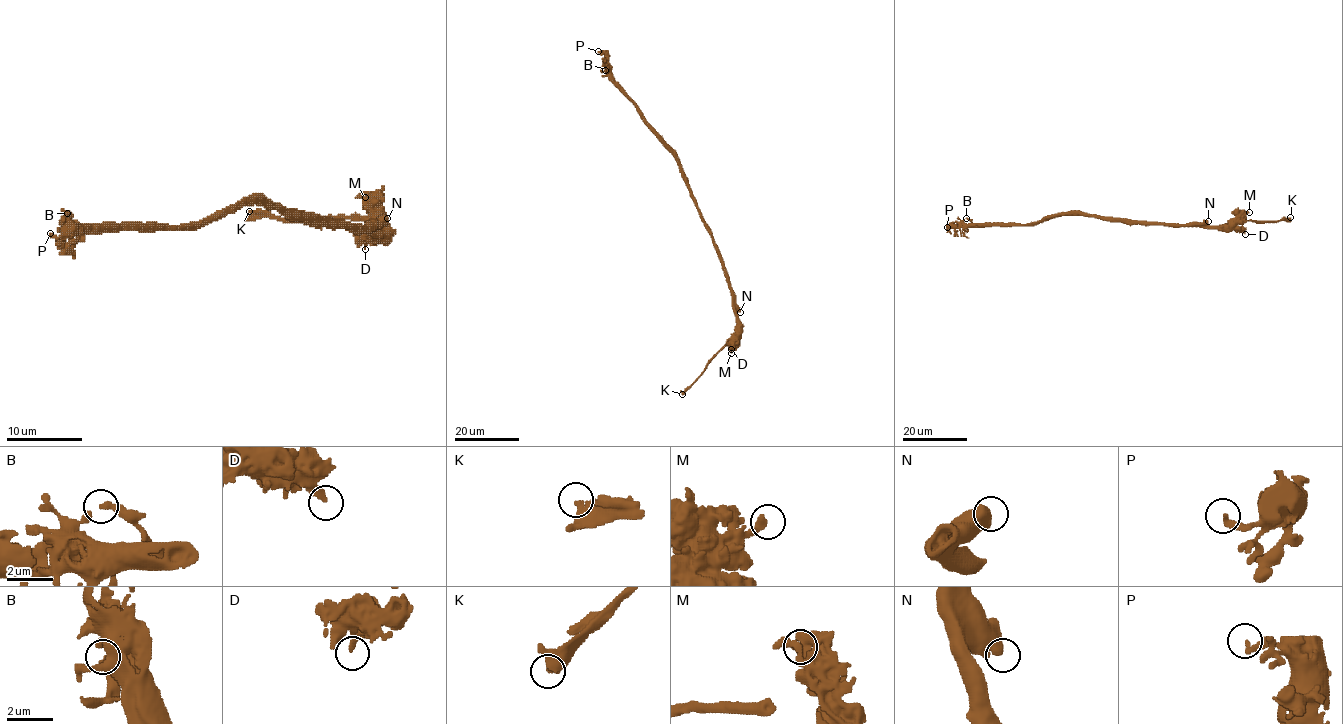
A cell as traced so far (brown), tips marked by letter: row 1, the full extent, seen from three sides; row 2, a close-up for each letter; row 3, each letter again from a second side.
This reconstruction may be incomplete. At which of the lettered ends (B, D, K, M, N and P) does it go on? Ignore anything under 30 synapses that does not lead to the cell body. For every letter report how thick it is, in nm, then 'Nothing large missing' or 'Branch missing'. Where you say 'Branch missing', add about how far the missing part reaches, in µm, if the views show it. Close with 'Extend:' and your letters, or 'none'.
B: Thickness 340 nm. Nothing large missing
D: Thickness 240 nm. Nothing large missing
K: Thickness 440 nm. Branch missing. Missing length about 8 µm
M: Thickness 300 nm. Nothing large missing
N: Thickness 600 nm. Nothing large missing
P: Thickness 240 nm. Nothing large missing
Extend: K

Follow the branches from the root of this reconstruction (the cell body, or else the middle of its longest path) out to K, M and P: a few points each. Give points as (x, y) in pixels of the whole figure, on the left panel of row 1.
K: (298, 216), (378, 230), (365, 220), (272, 218), (255, 216), (249, 211)
M: (298, 216), (378, 230), (376, 213), (365, 197)
P: (298, 216), (264, 203), (240, 203), (223, 209), (211, 220), (186, 226), (86, 226), (59, 237), (50, 233)

